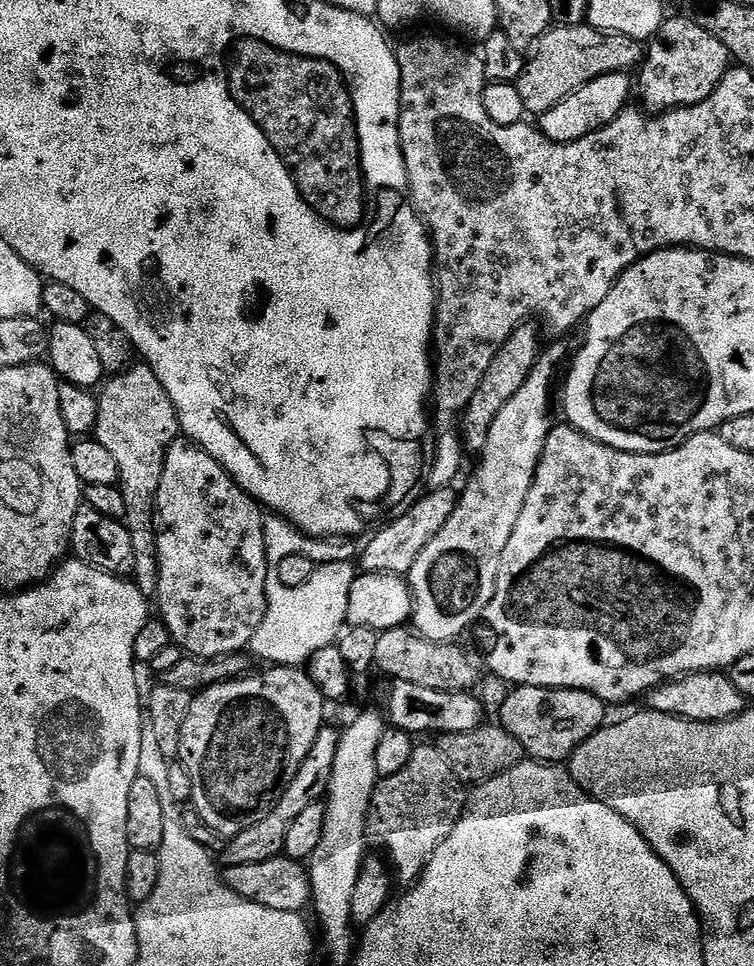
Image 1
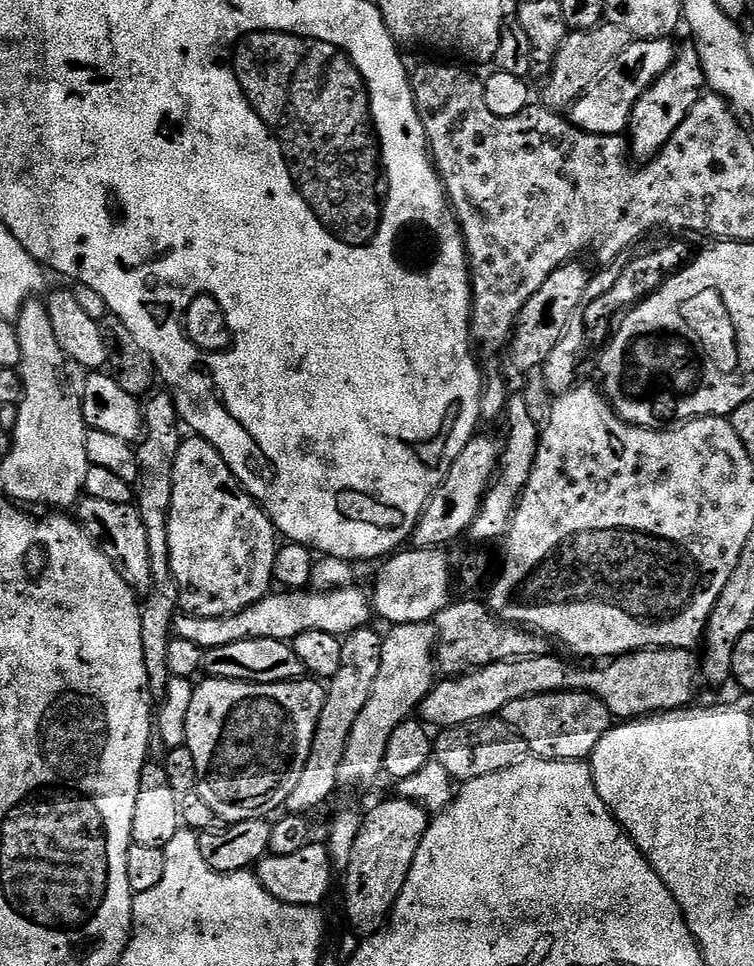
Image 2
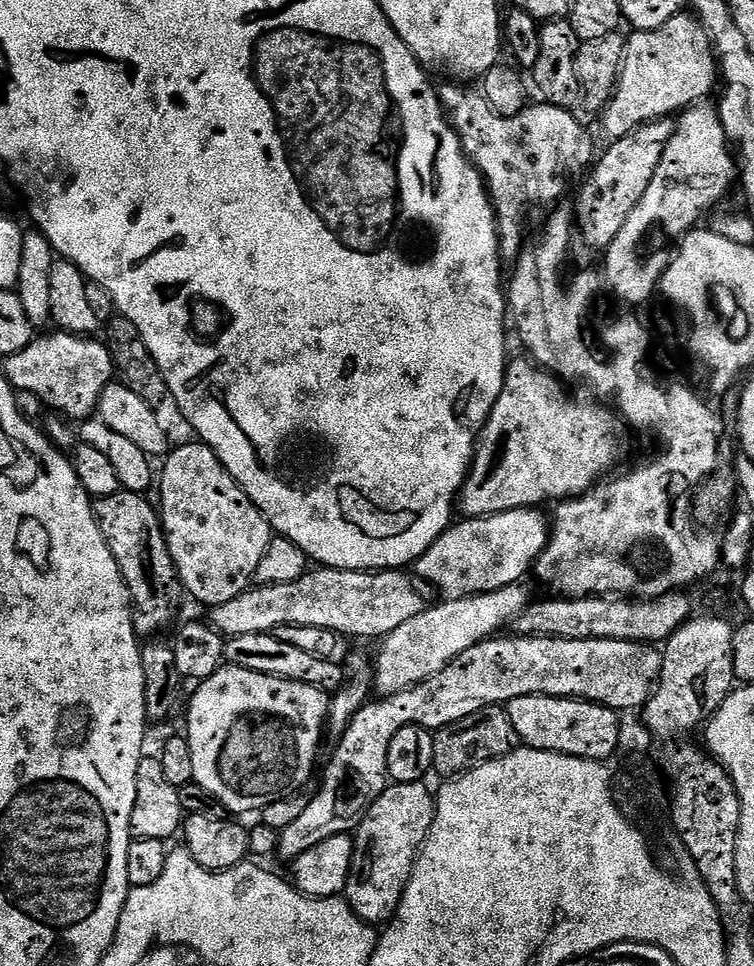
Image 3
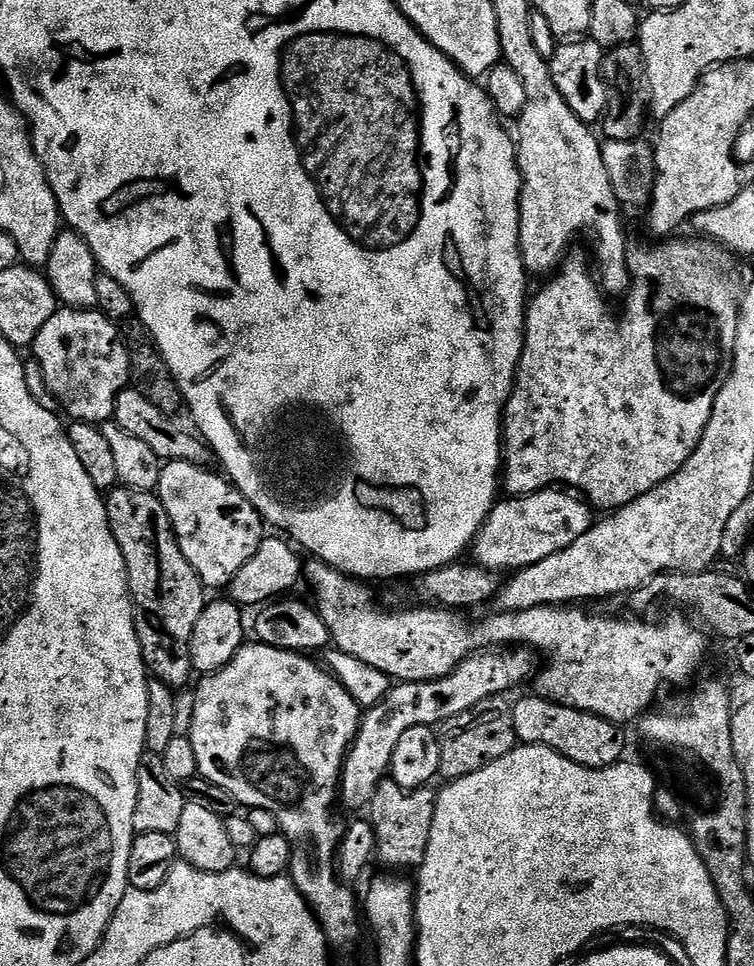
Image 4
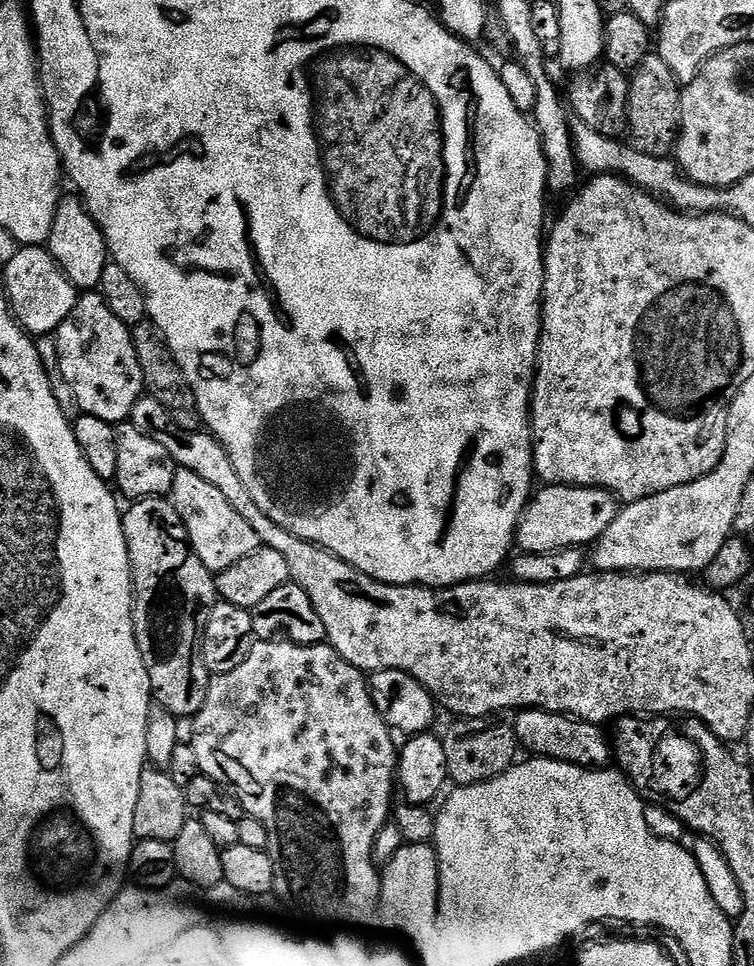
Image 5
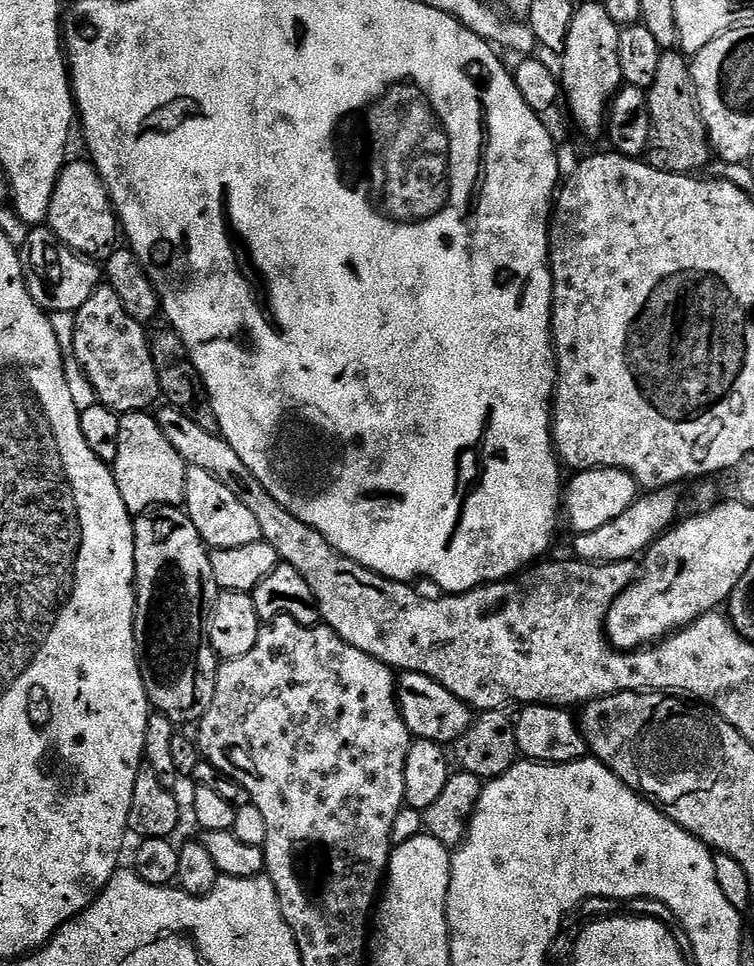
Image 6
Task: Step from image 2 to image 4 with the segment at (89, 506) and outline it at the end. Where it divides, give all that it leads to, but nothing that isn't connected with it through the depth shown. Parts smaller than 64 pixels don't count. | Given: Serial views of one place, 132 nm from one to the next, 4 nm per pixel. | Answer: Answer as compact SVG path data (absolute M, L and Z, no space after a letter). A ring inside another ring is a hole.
M117 486L107 493L106 503L110 530L126 562L128 591L132 594L132 602L136 610L136 633L144 666L155 679L168 684L173 690L180 690L180 687L194 676L190 658L190 638L194 634L198 614L202 614L206 603L205 586L198 578L198 574L194 574L194 566L186 562L186 554L182 554L178 546L172 523L166 514L166 506L162 506L156 492L139 492L133 488Z

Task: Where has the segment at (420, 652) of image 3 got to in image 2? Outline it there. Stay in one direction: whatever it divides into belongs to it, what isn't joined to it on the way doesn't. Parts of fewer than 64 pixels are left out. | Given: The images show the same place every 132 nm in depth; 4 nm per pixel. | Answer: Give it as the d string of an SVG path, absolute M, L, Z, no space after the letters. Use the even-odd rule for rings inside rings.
M431 623L398 624L391 631L383 637L382 658L369 702L363 707L362 714L358 715L358 720L350 731L349 742L346 743L339 778L339 783L344 786L364 784L376 775L381 775L390 734L394 734L400 723L419 709L438 676L434 667L436 630Z

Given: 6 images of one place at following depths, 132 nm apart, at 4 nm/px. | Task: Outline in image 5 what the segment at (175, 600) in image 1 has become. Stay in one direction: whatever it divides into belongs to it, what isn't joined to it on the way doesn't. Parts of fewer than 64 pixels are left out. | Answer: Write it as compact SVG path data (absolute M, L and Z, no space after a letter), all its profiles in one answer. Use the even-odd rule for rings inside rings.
M177 467L170 493L172 505L178 510L178 518L186 526L188 544L192 553L206 565L212 573L221 572L226 566L232 566L238 558L244 558L250 550L261 547L258 534L254 534L254 526L226 502L222 490L218 486L210 486L206 478L198 478L194 470Z

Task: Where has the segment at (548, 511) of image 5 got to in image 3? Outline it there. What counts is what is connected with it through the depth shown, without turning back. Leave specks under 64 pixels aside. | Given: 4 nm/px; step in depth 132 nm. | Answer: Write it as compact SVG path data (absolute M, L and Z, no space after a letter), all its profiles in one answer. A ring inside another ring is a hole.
M519 508L500 512L497 515L484 517L469 517L462 522L449 525L430 549L416 560L415 575L438 588L445 599L457 600L460 597L473 596L476 593L493 592L502 586L519 583L527 571L531 571L537 557L544 552L550 539L550 522L538 508Z

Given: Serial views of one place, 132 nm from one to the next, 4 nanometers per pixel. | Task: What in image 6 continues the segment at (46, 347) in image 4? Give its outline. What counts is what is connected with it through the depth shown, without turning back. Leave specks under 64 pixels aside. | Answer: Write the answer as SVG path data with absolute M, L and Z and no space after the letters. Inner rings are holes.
M107 286L97 288L90 298L86 298L84 305L75 312L76 325L74 326L74 354L86 372L86 378L90 378L90 386L94 386L96 399L117 414L126 412L143 412L151 409L155 400L161 399L160 383L158 382L158 370L154 370L154 358L150 354L148 345L149 333L145 325L140 324L122 306L118 294Z

